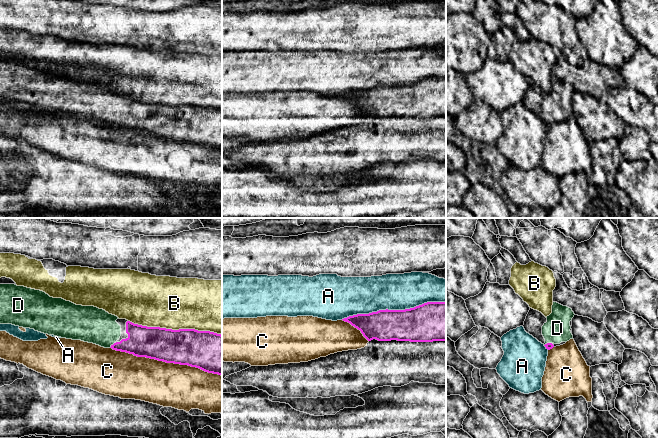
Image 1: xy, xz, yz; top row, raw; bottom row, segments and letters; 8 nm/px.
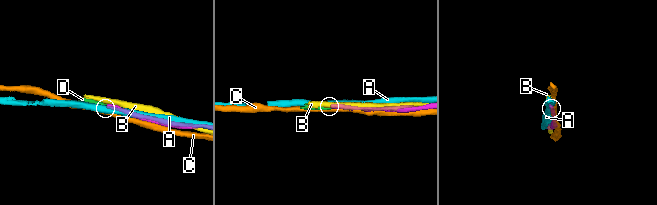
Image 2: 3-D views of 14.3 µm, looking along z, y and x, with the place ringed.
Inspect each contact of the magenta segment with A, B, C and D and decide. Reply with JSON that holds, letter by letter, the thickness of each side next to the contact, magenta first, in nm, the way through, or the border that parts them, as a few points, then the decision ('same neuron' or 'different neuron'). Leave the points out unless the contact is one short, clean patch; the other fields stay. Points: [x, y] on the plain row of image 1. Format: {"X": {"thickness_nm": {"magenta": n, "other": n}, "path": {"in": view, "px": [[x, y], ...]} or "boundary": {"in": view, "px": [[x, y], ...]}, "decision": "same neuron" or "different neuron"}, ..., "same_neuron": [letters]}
{"A": {"thickness_nm": {"magenta": 280, "other": 280}, "decision": "different neuron"}, "B": {"thickness_nm": {"magenta": 300, "other": 420}, "decision": "different neuron"}, "C": {"thickness_nm": {"magenta": 300, "other": 360}, "decision": "different neuron"}, "D": {"thickness_nm": {"magenta": 240, "other": 300}, "decision": "same neuron"}, "same_neuron": ["D"]}

